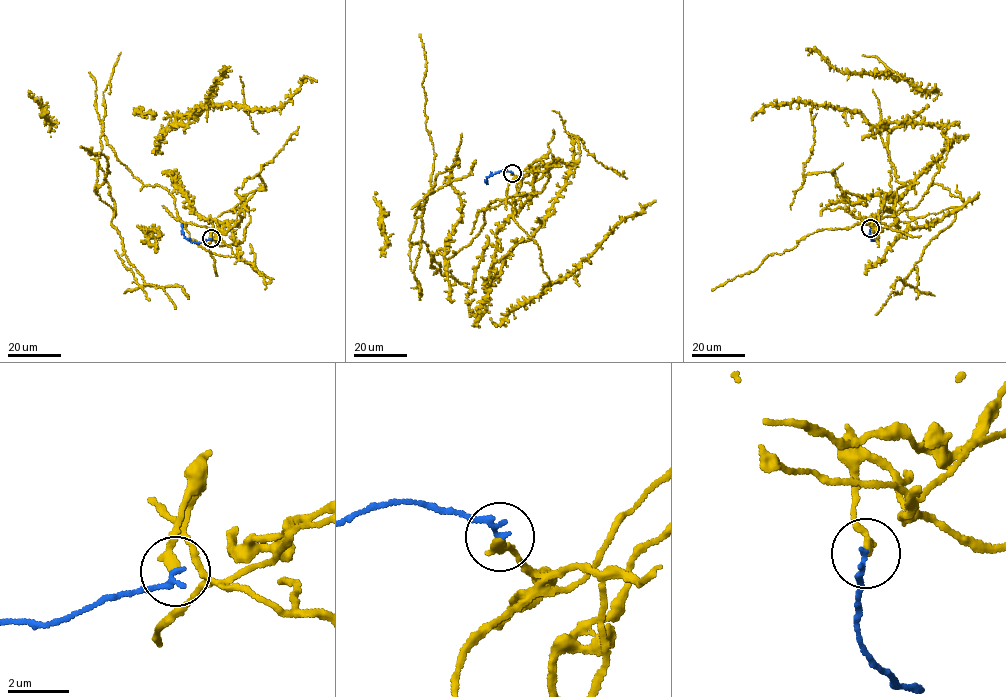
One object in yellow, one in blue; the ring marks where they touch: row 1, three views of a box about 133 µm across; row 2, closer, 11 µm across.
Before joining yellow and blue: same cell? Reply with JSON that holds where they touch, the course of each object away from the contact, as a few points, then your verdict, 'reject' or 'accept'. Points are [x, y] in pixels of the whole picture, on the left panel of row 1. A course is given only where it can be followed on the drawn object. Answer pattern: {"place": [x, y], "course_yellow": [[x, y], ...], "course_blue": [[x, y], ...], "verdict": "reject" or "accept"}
{"place": [211, 238], "course_yellow": [[210, 238], [229, 229], [184, 223], [169, 191], [133, 176], [103, 129], [97, 195], [129, 263], [176, 308]], "course_blue": [[210, 238], [192, 242], [184, 236], [181, 224]], "verdict": "reject"}

